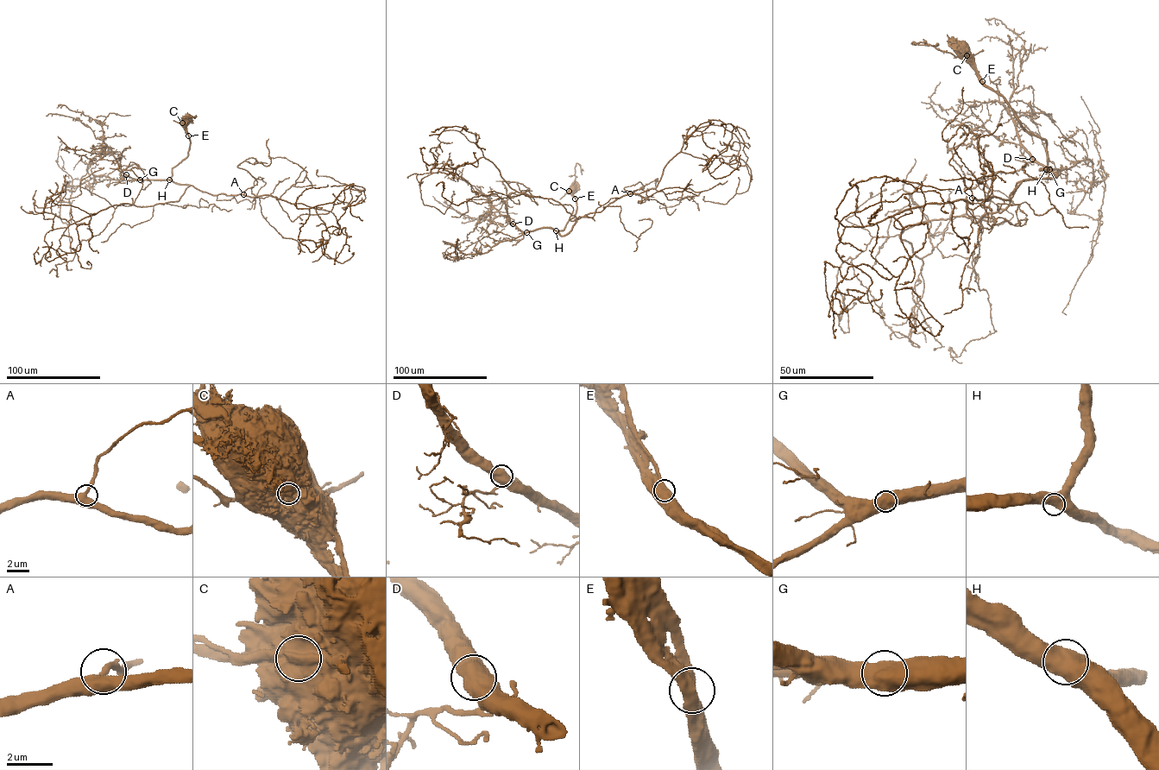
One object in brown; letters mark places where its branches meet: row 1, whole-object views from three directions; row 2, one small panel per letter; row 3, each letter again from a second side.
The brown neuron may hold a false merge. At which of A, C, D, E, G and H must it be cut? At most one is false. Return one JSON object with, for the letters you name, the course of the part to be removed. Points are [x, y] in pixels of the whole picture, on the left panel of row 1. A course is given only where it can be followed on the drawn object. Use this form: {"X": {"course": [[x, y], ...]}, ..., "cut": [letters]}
{"C": {"course": [[182, 123], [189, 120], [188, 116], [195, 117]]}, "cut": ["C"]}

